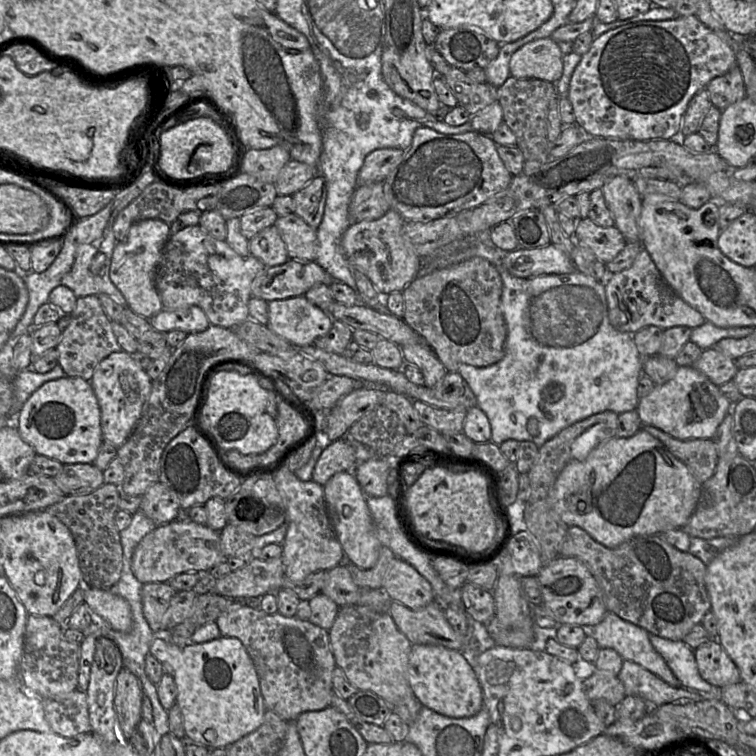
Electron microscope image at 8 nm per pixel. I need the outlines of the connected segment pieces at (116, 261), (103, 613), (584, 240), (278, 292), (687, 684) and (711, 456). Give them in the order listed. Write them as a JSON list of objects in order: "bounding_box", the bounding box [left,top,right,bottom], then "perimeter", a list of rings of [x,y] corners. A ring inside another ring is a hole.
[{"bounding_box":[109,219,172,319],"perimeter":[[[146,219],[134,223],[124,240],[113,250],[109,277],[125,297],[128,308],[150,319],[164,309],[155,285],[156,268],[163,249],[172,234],[172,226],[159,219]]]},{"bounding_box":[84,588,132,633],"perimeter":[[[85,588],[84,604],[111,629],[128,633],[132,628],[132,616],[128,603],[108,589]]]},{"bounding_box":[572,218,627,263],"perimeter":[[[580,218],[577,221],[572,236],[578,244],[588,248],[603,263],[612,261],[627,243],[616,227],[601,227],[589,218]]]},{"bounding_box":[251,259,333,302],"perimeter":[[[290,259],[283,265],[266,268],[254,281],[251,295],[266,302],[304,296],[315,285],[330,287],[333,277],[316,261]]]},{"bounding_box":[649,633,721,700],"perimeter":[[[651,633],[649,640],[683,687],[708,692],[714,696],[712,700],[721,700],[721,688],[713,686],[701,677],[694,649],[683,641],[665,639]]]},{"bounding_box":[642,425,719,484],"perimeter":[[[642,425],[642,429],[659,439],[672,455],[689,468],[700,483],[703,484],[714,475],[719,456],[711,439],[679,440],[652,426]]]}]

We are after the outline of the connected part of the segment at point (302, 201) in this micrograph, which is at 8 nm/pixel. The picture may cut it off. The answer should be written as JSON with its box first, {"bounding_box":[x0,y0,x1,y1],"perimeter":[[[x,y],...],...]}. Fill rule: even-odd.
{"bounding_box":[292,174,327,231],"perimeter":[[[318,174],[292,196],[295,203],[295,214],[315,231],[323,219],[327,193],[326,180],[321,174]]]}

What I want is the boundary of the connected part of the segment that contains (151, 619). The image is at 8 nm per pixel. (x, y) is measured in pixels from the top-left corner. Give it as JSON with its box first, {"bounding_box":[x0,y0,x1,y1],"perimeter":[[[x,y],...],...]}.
{"bounding_box":[142,583,176,633],"perimeter":[[[168,583],[142,585],[142,613],[154,633],[160,631],[160,623],[176,591]]]}

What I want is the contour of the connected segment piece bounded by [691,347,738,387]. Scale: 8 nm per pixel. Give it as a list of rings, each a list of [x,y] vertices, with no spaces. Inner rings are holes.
[[[715,347],[703,350],[691,366],[706,376],[717,387],[733,380],[738,370],[735,361]]]

